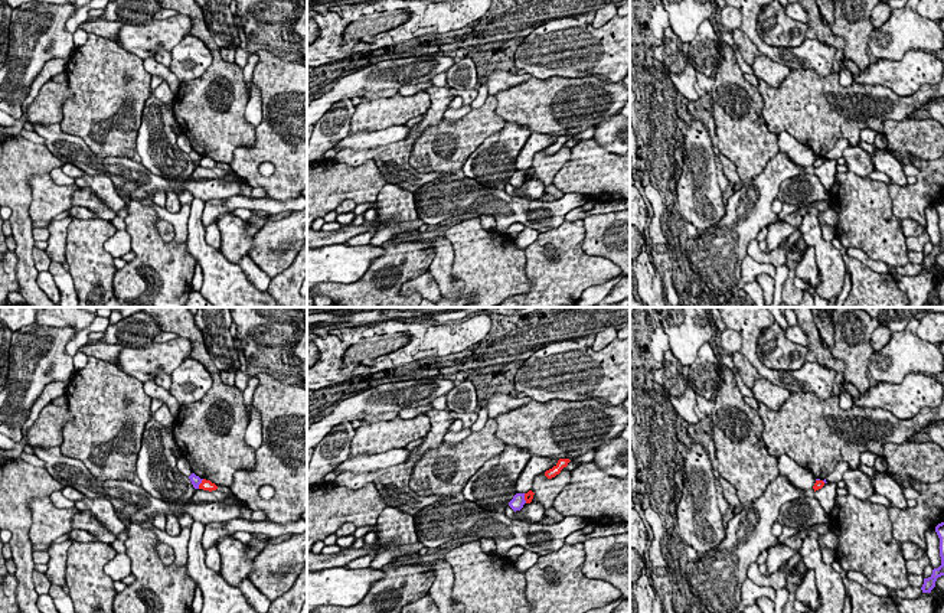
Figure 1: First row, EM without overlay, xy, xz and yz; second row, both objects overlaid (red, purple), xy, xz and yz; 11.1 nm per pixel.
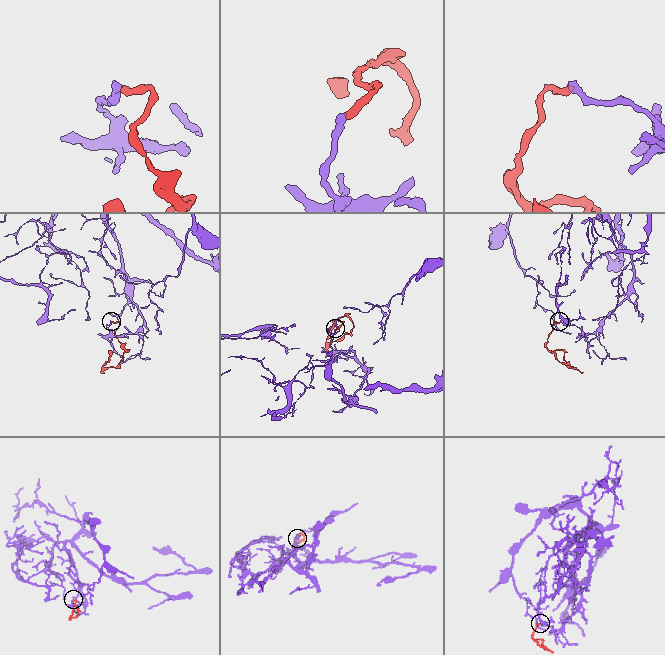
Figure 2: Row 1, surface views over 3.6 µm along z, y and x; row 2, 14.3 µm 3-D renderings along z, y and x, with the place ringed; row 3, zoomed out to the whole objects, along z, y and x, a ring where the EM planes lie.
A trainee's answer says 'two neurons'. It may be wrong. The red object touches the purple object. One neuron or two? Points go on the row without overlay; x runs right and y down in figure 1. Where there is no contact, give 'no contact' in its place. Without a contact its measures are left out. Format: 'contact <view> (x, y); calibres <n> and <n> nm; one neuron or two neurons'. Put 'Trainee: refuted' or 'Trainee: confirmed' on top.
Trainee: confirmed
contact xy (201, 160); calibres 130 and 120 nm; two neurons

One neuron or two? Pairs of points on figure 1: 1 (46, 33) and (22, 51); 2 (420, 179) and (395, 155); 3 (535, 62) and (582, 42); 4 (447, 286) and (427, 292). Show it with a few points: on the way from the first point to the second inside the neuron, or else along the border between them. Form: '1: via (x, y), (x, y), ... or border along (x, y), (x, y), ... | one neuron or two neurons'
1: via (41, 35), (28, 45) | one neuron
2: via (412, 176), (398, 162) | one neuron
3: via (546, 51), (571, 48) | one neuron
4: border along (430, 271), (441, 292) | two neurons

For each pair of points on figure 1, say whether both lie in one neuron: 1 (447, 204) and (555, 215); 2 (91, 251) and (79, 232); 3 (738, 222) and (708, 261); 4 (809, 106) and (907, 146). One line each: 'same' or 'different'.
1: same
2: same
3: same
4: same

